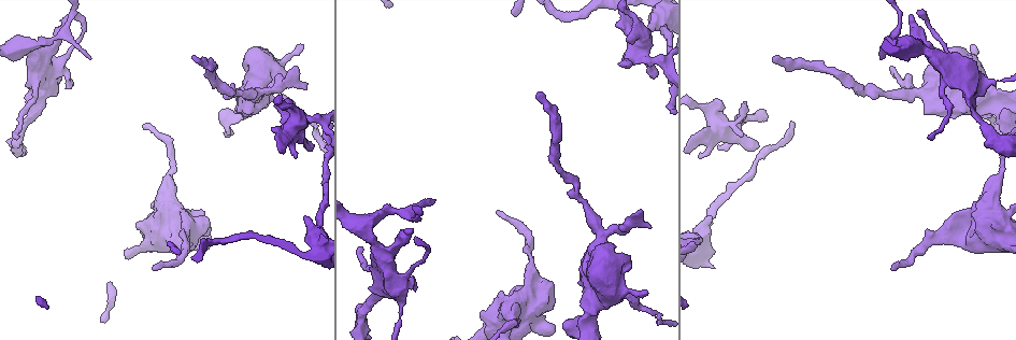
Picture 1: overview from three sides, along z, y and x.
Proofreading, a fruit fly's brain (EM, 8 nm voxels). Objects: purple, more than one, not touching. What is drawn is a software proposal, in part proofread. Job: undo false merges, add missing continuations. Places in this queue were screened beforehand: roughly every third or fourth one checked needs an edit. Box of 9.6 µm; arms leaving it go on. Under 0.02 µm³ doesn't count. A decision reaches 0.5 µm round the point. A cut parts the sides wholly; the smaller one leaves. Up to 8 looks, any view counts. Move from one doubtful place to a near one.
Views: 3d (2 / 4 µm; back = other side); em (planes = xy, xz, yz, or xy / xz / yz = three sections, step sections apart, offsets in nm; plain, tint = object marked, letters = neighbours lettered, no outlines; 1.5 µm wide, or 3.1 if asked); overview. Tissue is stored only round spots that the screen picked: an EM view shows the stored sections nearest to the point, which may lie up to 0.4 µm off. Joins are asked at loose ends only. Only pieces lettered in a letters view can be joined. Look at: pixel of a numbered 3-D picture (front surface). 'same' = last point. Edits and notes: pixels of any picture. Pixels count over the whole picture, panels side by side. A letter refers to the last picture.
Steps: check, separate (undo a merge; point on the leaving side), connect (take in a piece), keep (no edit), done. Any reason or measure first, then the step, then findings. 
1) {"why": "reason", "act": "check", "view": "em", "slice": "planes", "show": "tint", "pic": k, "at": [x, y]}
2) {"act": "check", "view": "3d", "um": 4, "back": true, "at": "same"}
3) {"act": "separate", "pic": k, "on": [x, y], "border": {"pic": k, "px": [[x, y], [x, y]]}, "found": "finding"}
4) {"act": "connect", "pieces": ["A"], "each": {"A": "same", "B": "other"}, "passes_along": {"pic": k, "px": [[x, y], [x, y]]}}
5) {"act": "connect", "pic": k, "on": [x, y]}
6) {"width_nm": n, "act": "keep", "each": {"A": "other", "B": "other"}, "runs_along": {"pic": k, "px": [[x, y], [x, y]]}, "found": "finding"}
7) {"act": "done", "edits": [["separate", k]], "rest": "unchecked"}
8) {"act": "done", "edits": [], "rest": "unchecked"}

{"act": "check", "view": "3d", "um": 4, "back": true, "pic": 1, "at": [193, 57]}

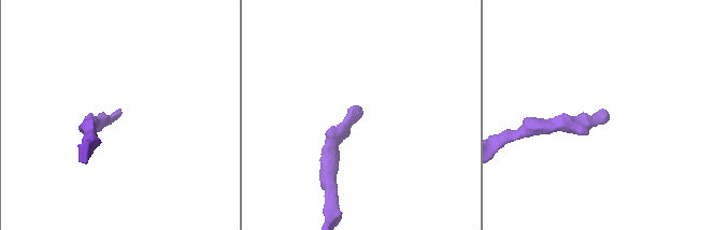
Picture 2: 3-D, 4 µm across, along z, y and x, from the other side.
{"why": "need the tissue", "act": "check", "view": "em", "slice": "yz", "step": 8, "show": "tint", "pic": 2, "at": [118, 113]}

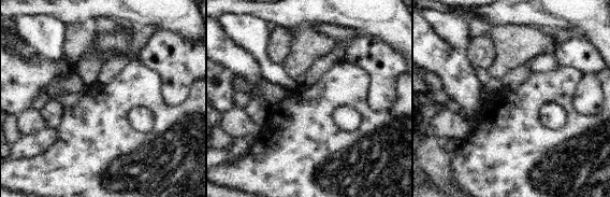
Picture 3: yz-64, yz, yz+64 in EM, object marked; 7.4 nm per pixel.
{"why": "cut it another way", "act": "check", "view": "em", "slice": "planes", "show": "letters", "at": "same"}

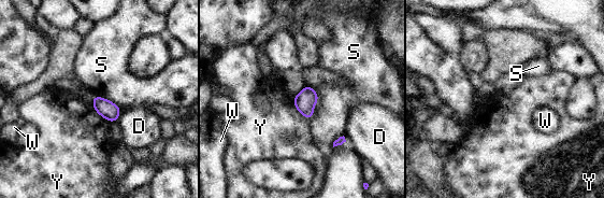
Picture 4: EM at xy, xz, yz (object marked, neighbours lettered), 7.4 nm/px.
{"width_nm": 140, "act": "keep", "each": {"D": "other", "S": "other", "W": "other", "Y": "other"}, "border": {"pic": 4, "px": [[91, 105], [109, 122]]}, "found": "none of them fits"}

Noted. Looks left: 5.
{"why": "thin end", "act": "check", "view": "3d", "um": 4, "pic": 1, "at": [15, 135]}

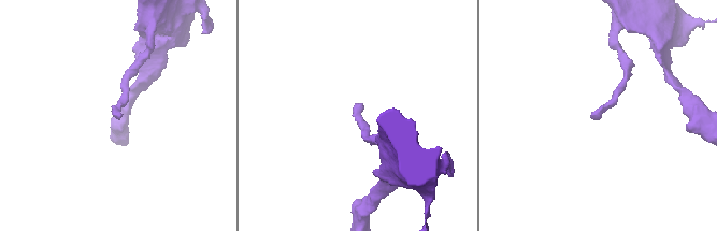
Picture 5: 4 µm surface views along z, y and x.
{"why": "need the tissue", "act": "check", "view": "em", "slice": "planes", "show": "letters", "pic": 5, "at": [116, 115]}

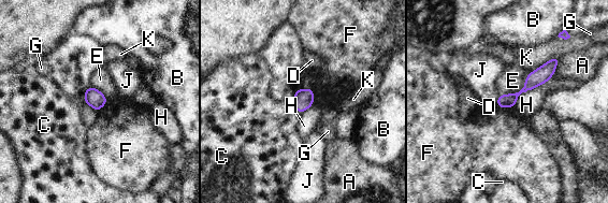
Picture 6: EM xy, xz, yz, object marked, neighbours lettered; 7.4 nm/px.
{"act": "keep", "each": {"A": "other", "B": "other", "C": "other", "D": "other", "E": "other", "F": "other", "G": "other", "H": "other", "J": "other", "K": "other"}, "border": {"pic": 6, "px": [[553, 74], [523, 91], [515, 106]]}, "found": "no lettered piece goes on from it"}

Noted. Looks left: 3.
{"why": "free end", "act": "check", "view": "3d", "um": 4, "pic": 1, "at": [893, 270]}

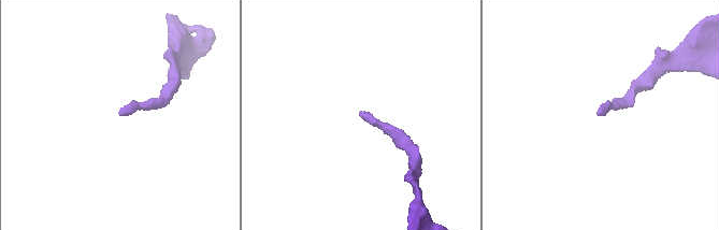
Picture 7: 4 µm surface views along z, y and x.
{"why": "shape alone is not enough", "act": "check", "view": "em", "slice": "planes", "show": "letters", "pic": 7, "at": [122, 115]}

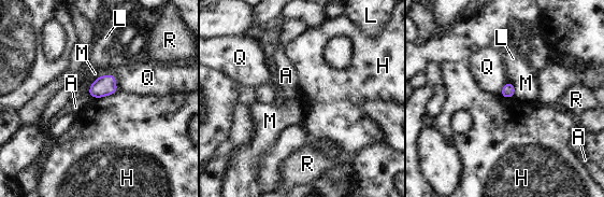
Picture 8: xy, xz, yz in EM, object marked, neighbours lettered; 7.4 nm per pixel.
{"act": "keep", "each": {"A": "other", "H": "other", "L": "other", "M": "other", "Q": "other", "R": "other"}, "found": "none of them fits"}

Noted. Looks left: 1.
{"act": "done", "edits": [], "rest": "unchecked"}

